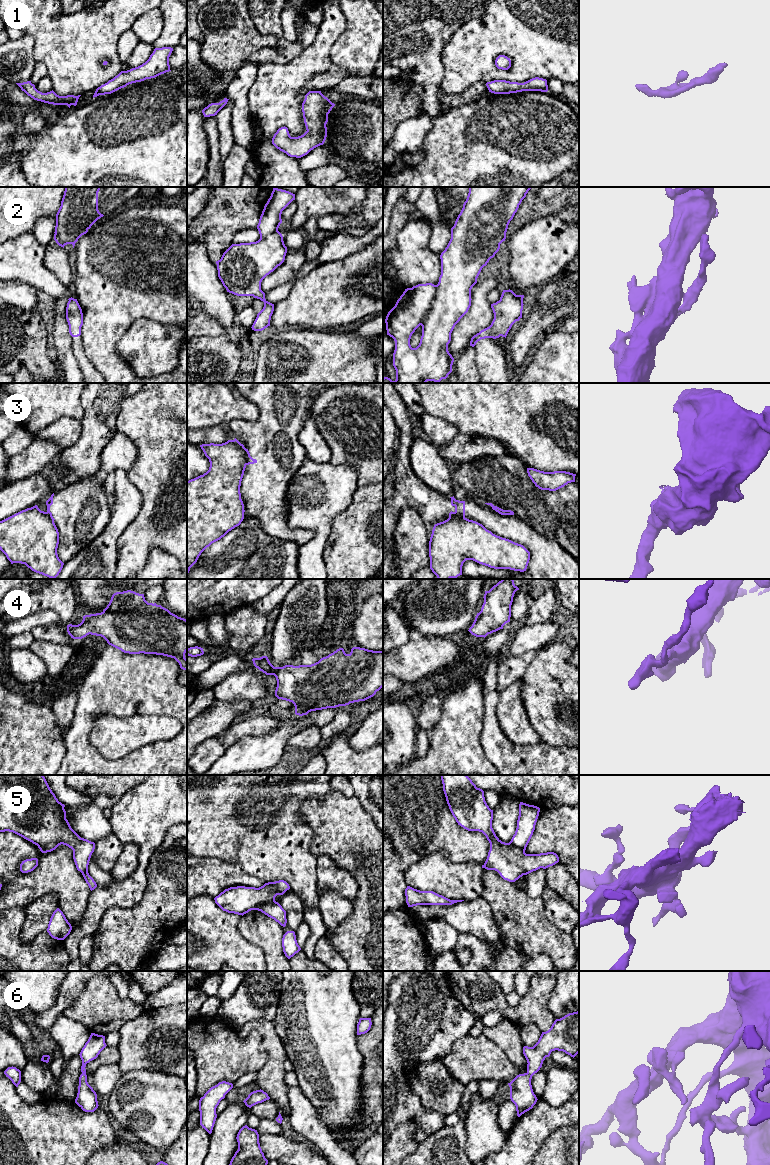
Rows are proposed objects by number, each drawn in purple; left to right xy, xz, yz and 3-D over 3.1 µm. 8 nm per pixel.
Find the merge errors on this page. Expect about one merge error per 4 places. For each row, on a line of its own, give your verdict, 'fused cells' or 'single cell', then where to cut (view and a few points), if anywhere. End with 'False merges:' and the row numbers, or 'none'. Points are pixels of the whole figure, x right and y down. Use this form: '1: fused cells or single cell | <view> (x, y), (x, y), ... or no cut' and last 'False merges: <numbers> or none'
1: single cell | no cut
2: single cell | no cut
3: fused cells | yz (464, 516), (448, 519)
4: single cell | no cut
5: single cell | no cut
6: single cell | no cut
False merges: 3

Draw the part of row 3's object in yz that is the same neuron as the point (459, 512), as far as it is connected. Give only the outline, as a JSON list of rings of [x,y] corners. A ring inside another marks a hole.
[[[454,496],[450,498],[451,498],[451,505],[455,507],[455,511],[454,512],[451,511],[449,513],[448,519],[455,518],[455,517],[464,518],[465,517],[465,501],[456,500]]]

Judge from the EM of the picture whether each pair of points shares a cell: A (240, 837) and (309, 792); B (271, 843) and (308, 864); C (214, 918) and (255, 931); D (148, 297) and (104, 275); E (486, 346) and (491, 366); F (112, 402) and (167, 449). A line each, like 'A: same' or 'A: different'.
A: same
B: same
C: different
D: same
E: same
F: different

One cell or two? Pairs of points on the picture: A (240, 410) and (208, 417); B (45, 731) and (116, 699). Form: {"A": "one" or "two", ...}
{"A": "one", "B": "two"}

